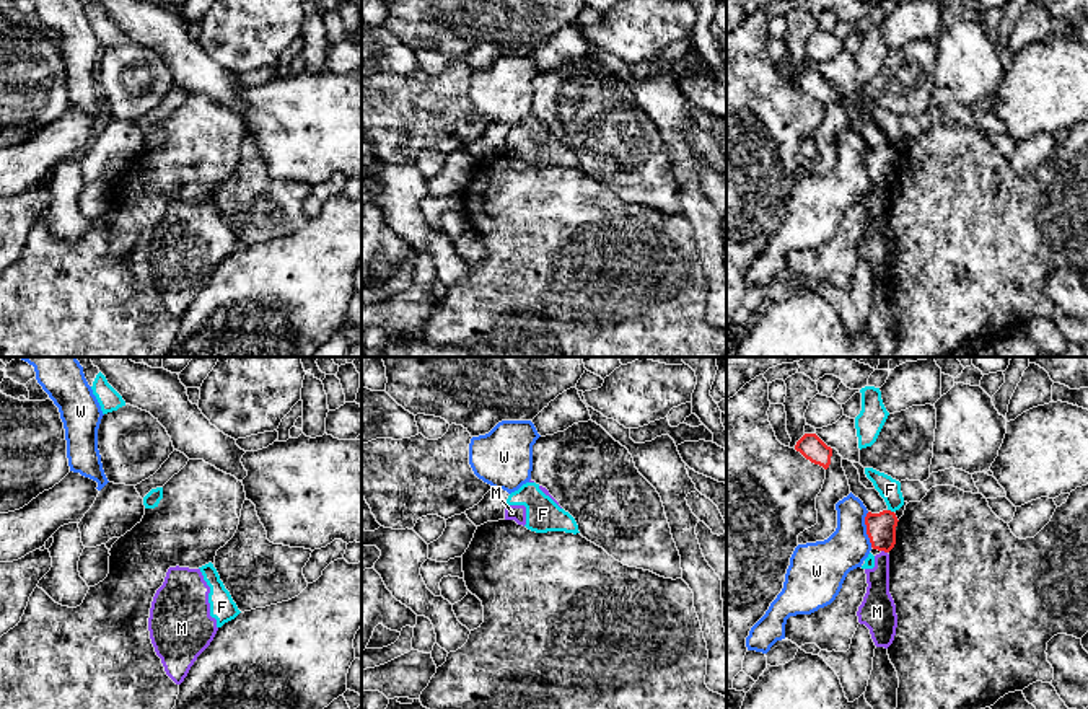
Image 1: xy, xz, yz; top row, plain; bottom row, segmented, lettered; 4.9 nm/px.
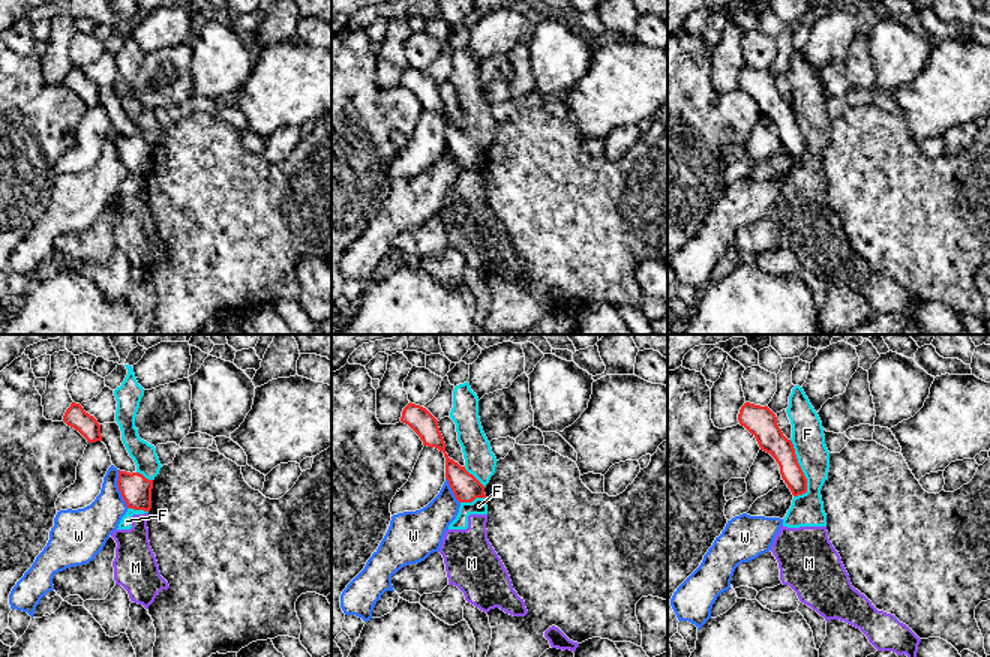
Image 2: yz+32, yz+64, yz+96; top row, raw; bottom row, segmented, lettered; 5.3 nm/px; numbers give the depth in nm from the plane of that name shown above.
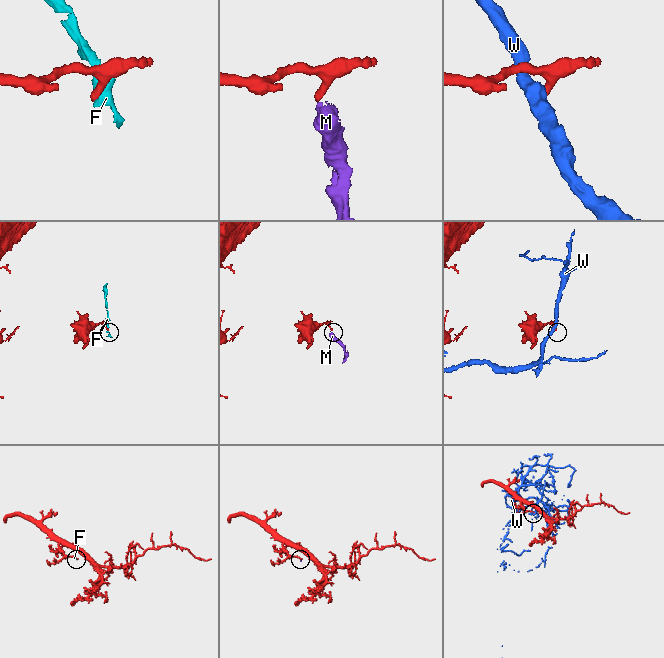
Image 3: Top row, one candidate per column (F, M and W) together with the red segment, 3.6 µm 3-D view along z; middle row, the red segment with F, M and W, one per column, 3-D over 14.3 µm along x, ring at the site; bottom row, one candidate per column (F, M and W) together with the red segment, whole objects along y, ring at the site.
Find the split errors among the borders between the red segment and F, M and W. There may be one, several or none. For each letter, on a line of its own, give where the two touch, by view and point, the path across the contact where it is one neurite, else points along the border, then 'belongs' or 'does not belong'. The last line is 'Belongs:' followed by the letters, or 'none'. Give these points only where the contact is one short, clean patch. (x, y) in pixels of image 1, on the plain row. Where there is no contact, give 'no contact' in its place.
F: meets red in yz at (890, 145); does not belong
M: meets red in yz at (885, 186); border along yz (881, 184), (886, 188); does not belong
W: meets red in yz at (867, 165); border along yz (867, 147), (867, 171), (872, 181); does not belong
Belongs: none

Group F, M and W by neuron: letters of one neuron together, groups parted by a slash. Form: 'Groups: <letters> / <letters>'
Groups: F M / W

